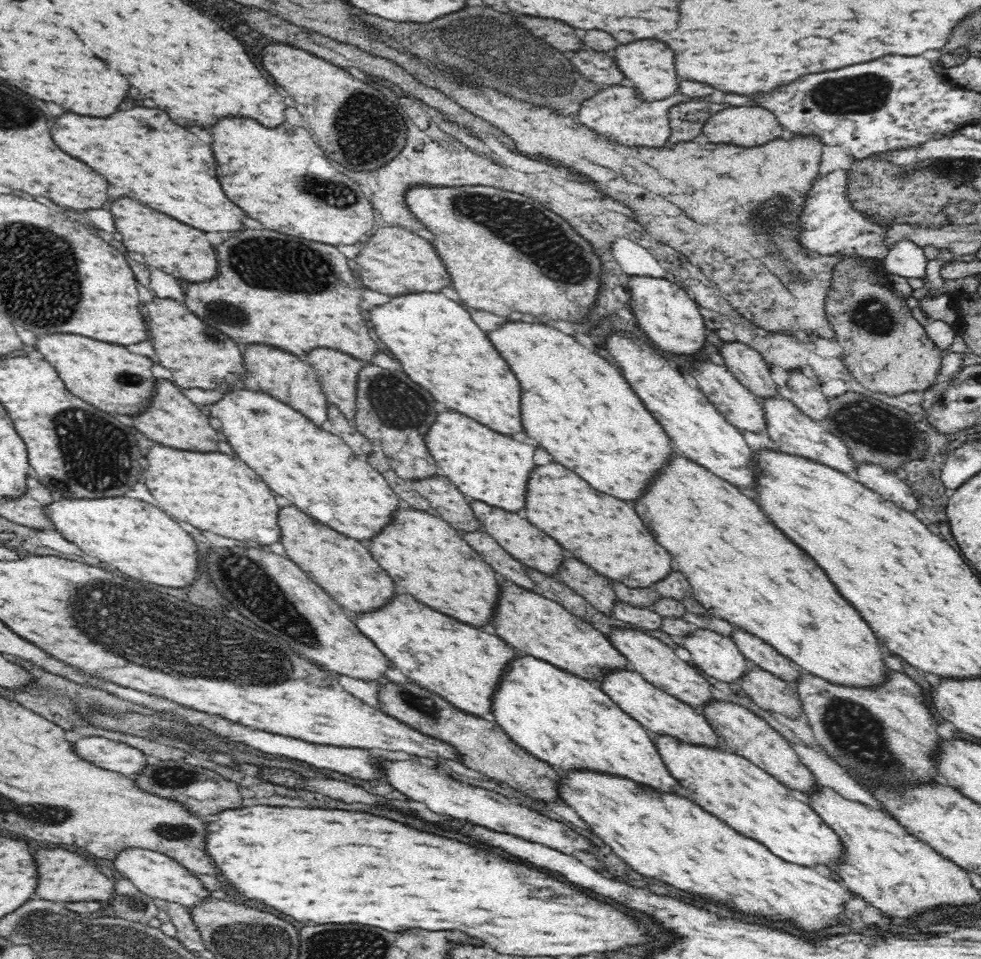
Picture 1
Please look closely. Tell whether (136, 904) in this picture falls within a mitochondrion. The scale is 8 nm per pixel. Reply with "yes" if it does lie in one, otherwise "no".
yes

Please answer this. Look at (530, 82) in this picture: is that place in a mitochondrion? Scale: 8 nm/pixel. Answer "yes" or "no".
yes

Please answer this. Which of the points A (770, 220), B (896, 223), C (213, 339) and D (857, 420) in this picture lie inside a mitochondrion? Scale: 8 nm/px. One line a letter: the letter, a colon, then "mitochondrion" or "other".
A: mitochondrion
B: other
C: mitochondrion
D: mitochondrion

